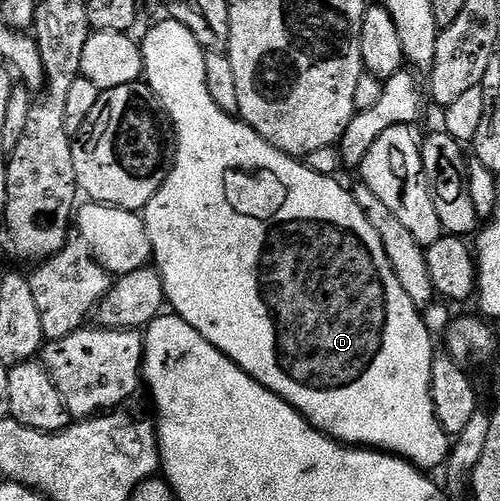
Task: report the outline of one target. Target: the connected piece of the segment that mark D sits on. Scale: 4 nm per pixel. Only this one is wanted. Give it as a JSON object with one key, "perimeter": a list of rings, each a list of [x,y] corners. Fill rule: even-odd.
{"perimeter":[[[172,19],[164,20],[146,35],[145,41],[140,42],[140,47],[141,58],[145,64],[144,80],[153,88],[155,95],[168,111],[175,138],[173,170],[167,175],[163,187],[155,191],[151,203],[147,203],[143,210],[143,220],[153,248],[152,260],[161,275],[168,308],[191,327],[195,327],[195,331],[199,331],[199,335],[203,335],[207,343],[230,357],[243,372],[283,398],[326,437],[331,437],[346,447],[364,447],[404,457],[422,471],[433,471],[429,469],[436,465],[444,466],[449,460],[451,438],[443,431],[431,399],[431,363],[435,352],[435,337],[425,325],[422,310],[417,309],[415,303],[411,303],[411,299],[403,292],[399,279],[395,279],[395,271],[391,271],[391,263],[387,259],[387,251],[383,251],[383,239],[379,239],[375,227],[371,227],[367,215],[363,215],[352,192],[348,188],[344,189],[337,177],[311,171],[305,166],[304,160],[288,157],[283,151],[271,147],[271,143],[267,143],[267,139],[263,139],[245,121],[234,114],[224,113],[215,103],[215,99],[211,99],[211,91],[207,91],[206,50],[202,49],[195,35],[191,35],[191,31],[183,27],[183,23]]]}

